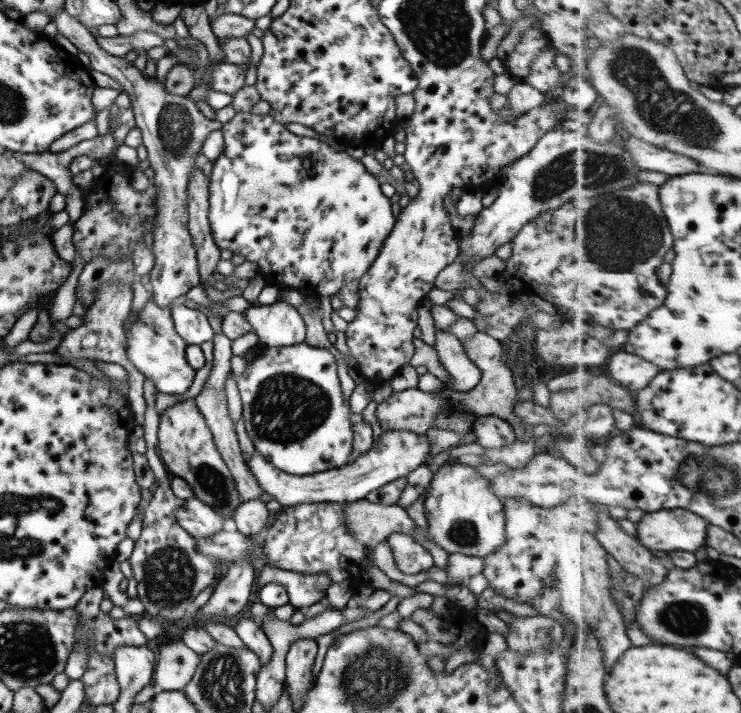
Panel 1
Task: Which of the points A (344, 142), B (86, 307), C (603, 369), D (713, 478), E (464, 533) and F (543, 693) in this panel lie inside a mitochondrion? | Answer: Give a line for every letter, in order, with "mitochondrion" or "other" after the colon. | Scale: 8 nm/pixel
A: other
B: other
C: other
D: mitochondrion
E: mitochondrion
F: other

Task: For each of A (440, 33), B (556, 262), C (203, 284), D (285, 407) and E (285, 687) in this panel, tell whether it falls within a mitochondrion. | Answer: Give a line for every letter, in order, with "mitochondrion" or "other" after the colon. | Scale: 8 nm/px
A: mitochondrion
B: other
C: other
D: mitochondrion
E: other

